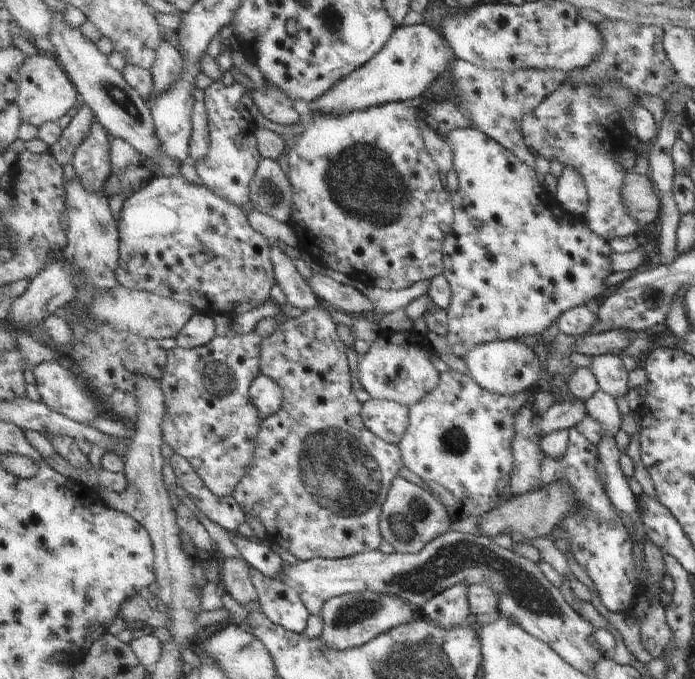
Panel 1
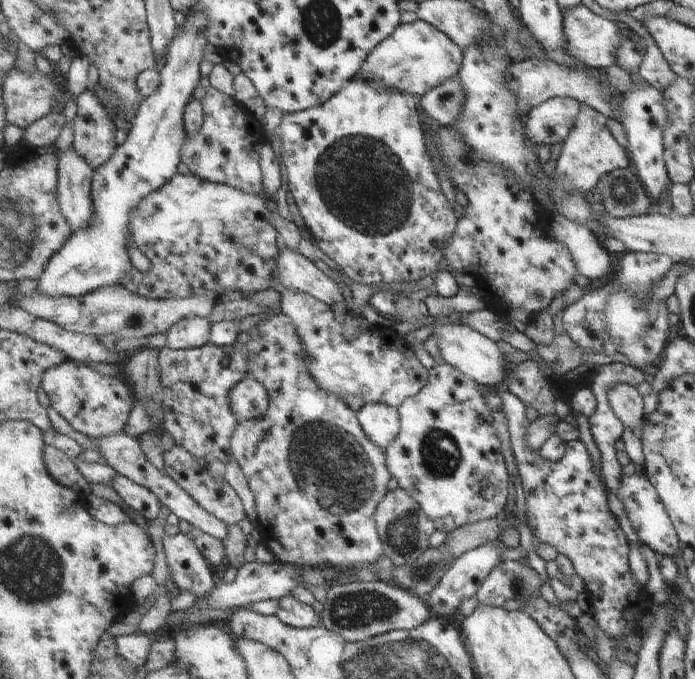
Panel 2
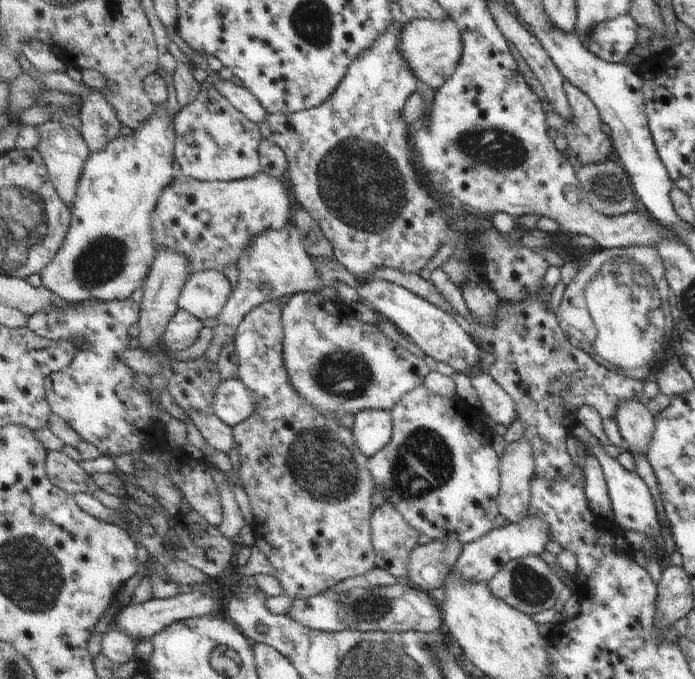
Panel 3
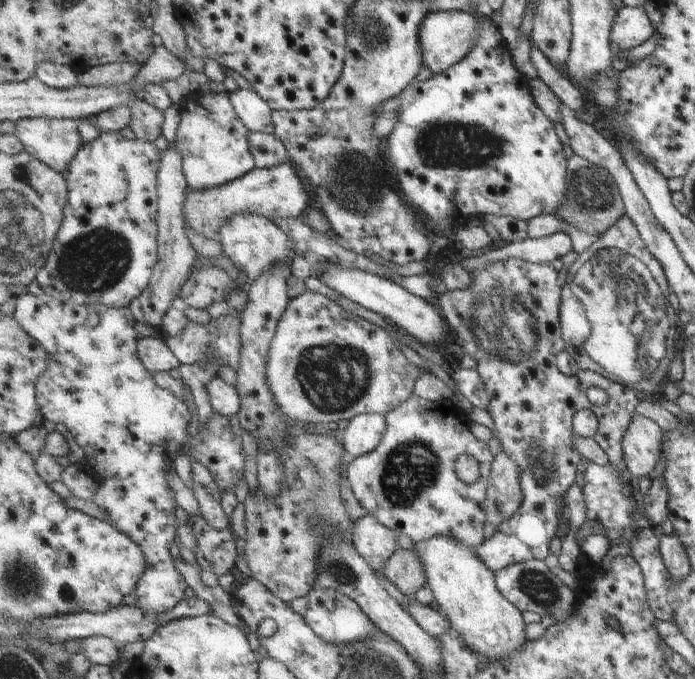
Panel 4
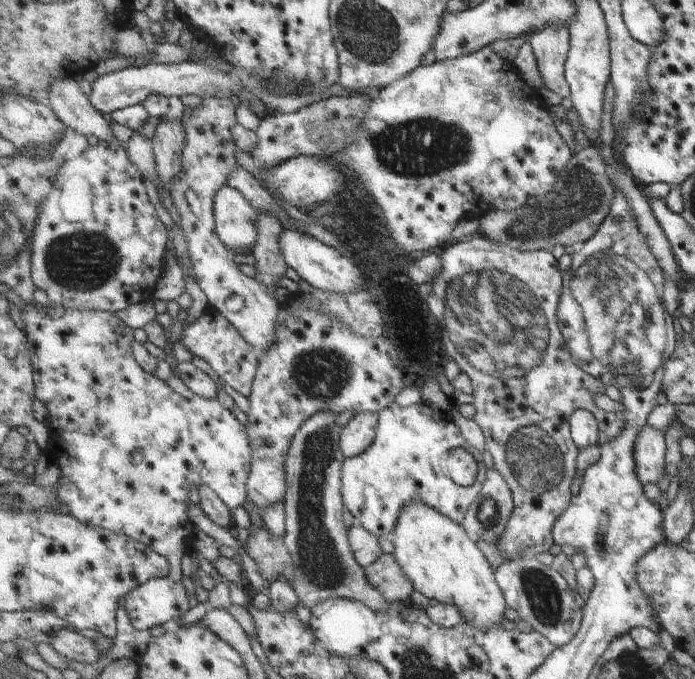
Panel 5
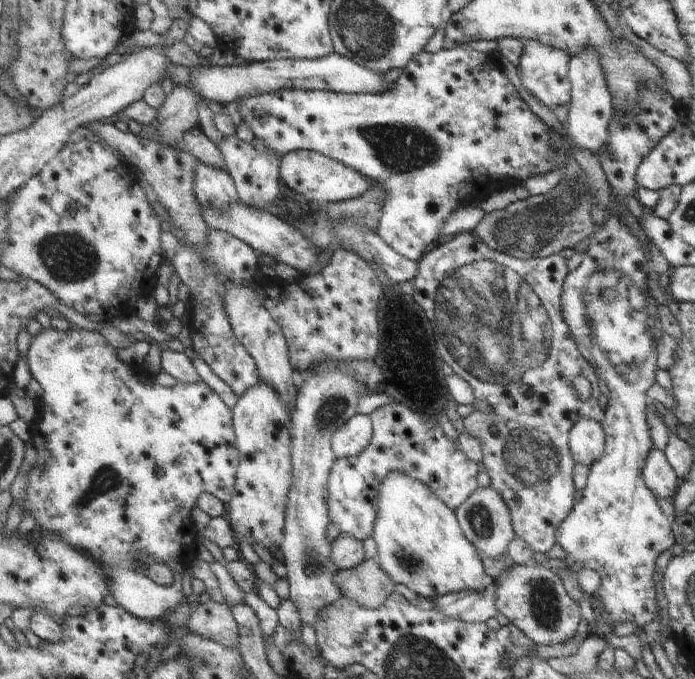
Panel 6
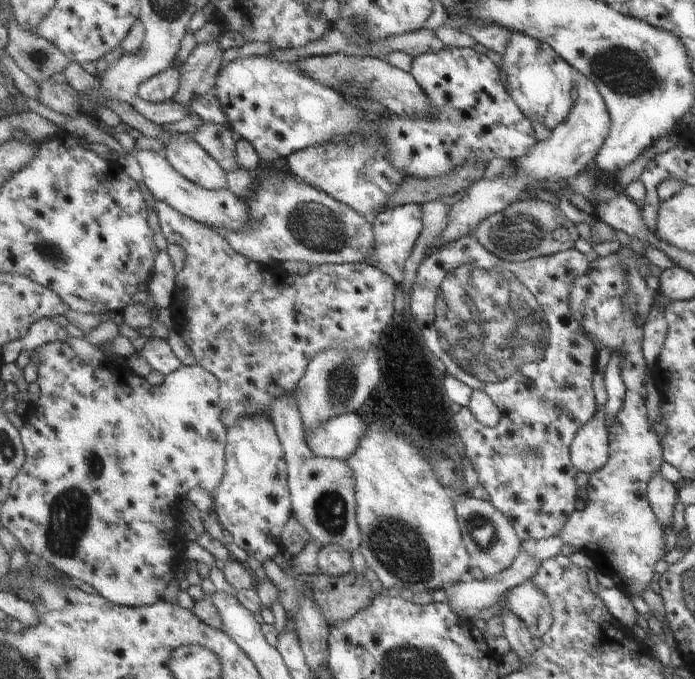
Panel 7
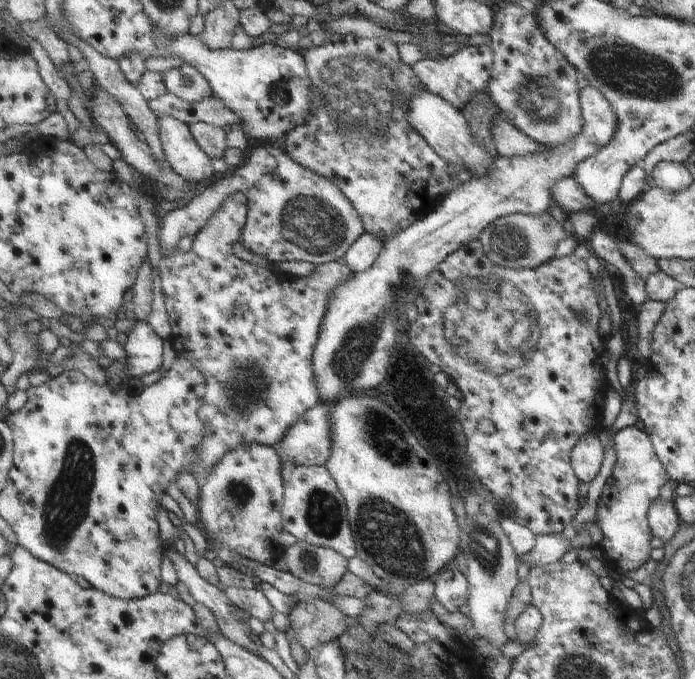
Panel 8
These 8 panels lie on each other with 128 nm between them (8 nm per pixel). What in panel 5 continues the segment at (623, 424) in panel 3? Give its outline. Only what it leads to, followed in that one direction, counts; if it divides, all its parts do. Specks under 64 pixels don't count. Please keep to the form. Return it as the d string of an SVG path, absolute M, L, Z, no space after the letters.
M647 424L635 442L637 476L643 484L655 484L665 476L665 440L663 430Z

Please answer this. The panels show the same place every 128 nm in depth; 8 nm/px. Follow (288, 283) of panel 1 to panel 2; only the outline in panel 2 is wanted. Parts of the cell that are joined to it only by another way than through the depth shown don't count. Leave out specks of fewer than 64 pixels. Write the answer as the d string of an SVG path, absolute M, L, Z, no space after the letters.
M288 291L282 296L282 313L290 317L294 330L299 336L303 352L303 361L307 366L311 379L316 386L328 394L342 397L357 396L365 404L385 404L399 409L409 398L418 394L430 380L430 370L427 370L417 354L409 345L410 339L404 330L395 325L390 327L369 327L366 332L359 332L353 340L345 338L345 326L337 322L331 306L316 300L313 296L301 292Z

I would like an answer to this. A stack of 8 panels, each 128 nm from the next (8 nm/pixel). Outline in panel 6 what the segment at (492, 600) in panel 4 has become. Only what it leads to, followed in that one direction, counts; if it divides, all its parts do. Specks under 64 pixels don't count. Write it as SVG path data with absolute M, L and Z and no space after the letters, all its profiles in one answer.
M391 470L377 490L379 490L377 520L375 520L372 536L378 547L378 555L375 558L379 560L381 568L385 568L385 572L391 576L391 580L406 586L417 596L432 600L452 592L471 590L475 594L487 588L488 579L480 552L465 536L462 525L459 524L456 509L449 508L432 488L423 481L415 480L409 472Z

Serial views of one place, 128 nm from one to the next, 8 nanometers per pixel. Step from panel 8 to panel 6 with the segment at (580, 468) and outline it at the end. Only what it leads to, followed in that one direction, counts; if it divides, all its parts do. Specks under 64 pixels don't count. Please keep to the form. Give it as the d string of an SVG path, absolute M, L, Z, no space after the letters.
M589 418L575 422L570 432L570 448L577 463L590 467L605 454L607 435L603 426L601 422Z

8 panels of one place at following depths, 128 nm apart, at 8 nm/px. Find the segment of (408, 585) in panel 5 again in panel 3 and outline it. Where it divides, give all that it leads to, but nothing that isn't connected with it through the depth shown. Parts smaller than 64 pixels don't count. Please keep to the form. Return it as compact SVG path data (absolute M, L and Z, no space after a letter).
M439 540L417 546L409 556L411 562L406 581L425 593L435 588L444 589L447 576L455 569L465 548L463 542L445 544Z

